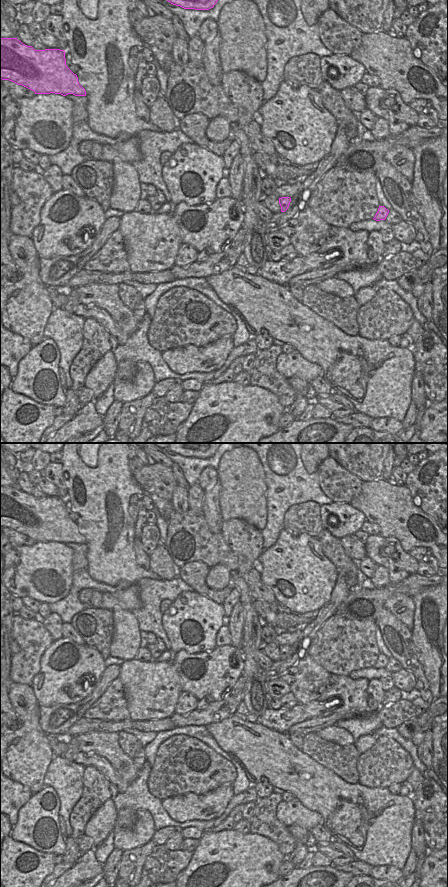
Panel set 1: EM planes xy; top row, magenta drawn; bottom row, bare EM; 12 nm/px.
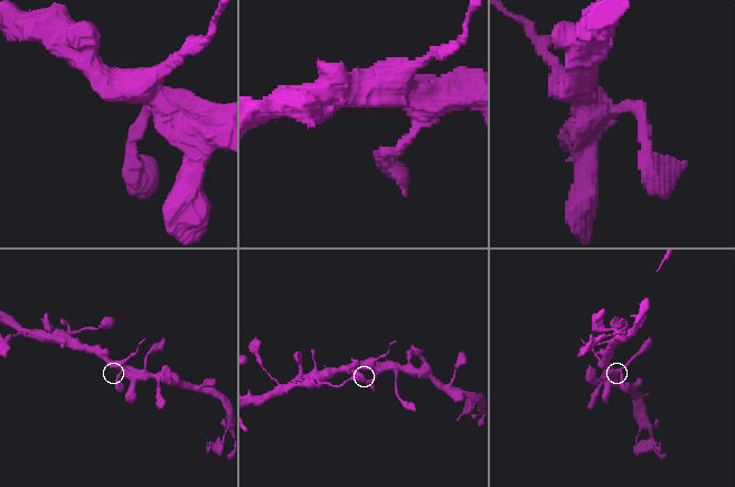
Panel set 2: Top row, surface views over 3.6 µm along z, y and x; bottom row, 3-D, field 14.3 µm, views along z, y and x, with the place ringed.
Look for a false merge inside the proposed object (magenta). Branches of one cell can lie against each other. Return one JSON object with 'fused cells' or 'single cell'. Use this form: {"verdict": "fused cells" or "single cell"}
{"verdict": "single cell"}

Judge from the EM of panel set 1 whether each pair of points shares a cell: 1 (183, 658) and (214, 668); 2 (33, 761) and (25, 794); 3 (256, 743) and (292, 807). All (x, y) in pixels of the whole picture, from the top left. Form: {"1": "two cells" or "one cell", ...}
{"1": "one cell", "2": "two cells", "3": "two cells"}

